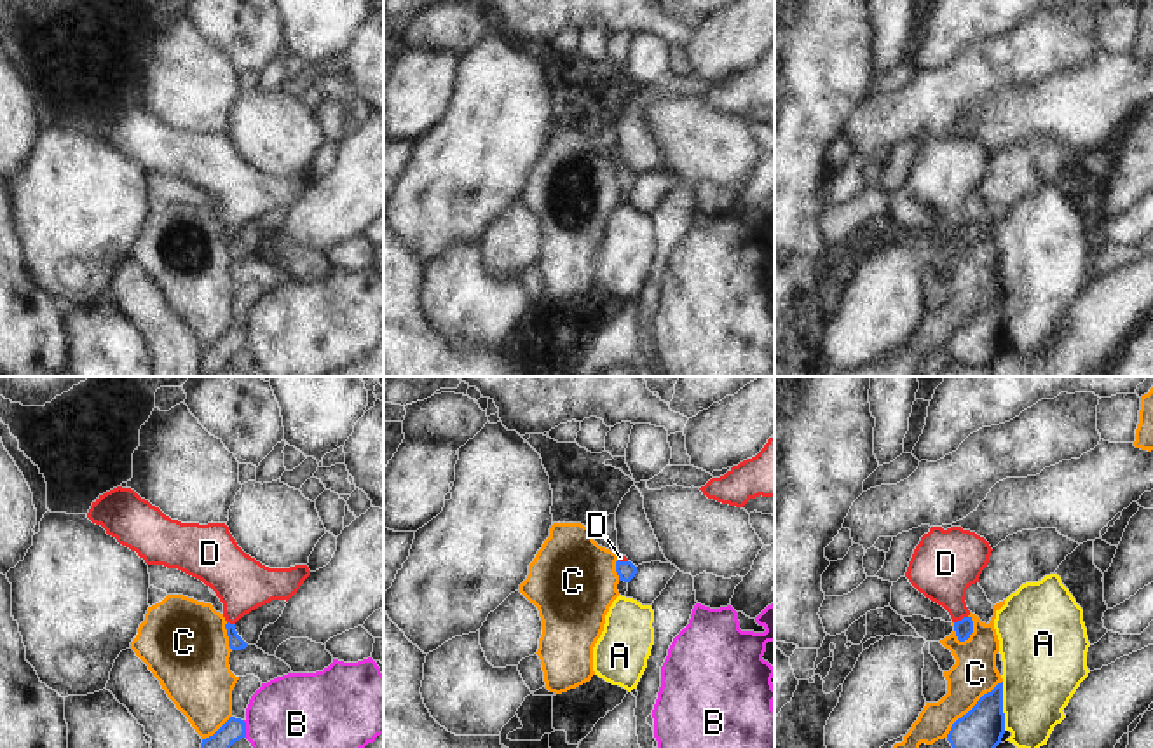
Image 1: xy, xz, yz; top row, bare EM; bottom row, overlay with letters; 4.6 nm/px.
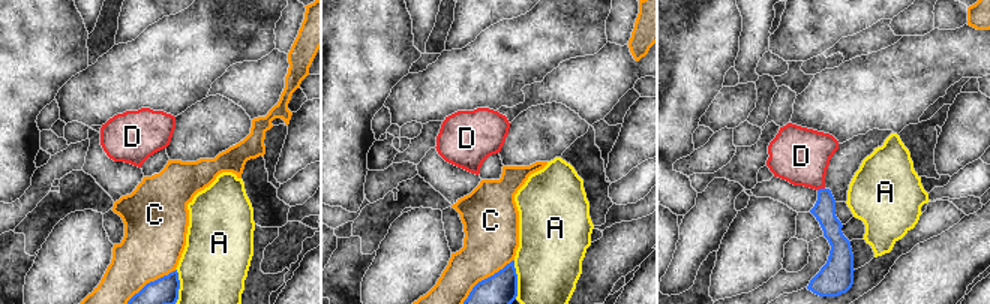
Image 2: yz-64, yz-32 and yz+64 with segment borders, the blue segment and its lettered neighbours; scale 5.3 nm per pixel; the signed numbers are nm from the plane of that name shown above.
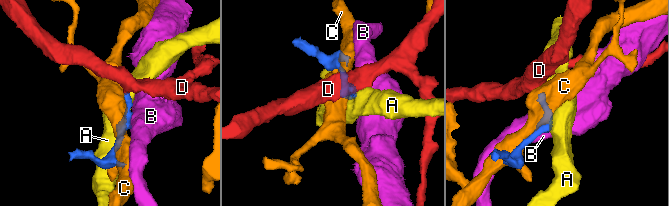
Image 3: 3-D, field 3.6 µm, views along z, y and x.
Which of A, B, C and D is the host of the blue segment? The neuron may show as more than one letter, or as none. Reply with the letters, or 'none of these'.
D

